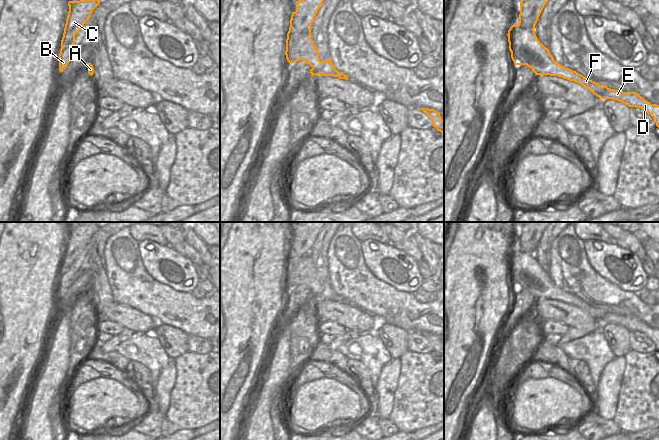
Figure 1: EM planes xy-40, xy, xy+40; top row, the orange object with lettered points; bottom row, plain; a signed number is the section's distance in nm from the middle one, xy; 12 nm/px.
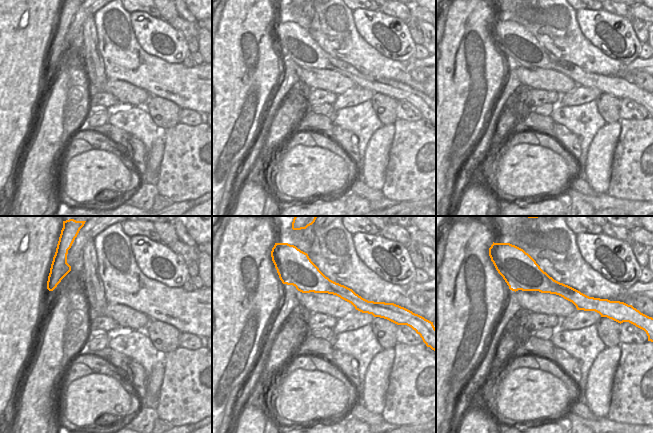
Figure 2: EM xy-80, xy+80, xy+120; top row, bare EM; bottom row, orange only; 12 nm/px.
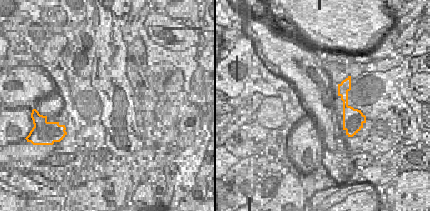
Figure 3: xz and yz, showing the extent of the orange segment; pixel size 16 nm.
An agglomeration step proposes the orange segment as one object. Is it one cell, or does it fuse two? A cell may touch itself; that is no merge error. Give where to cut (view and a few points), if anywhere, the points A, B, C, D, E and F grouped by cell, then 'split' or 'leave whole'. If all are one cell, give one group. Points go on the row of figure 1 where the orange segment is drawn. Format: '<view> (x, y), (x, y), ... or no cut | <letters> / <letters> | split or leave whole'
xy+40 (517, 25), (533, 29) | A B C / D E F | split

